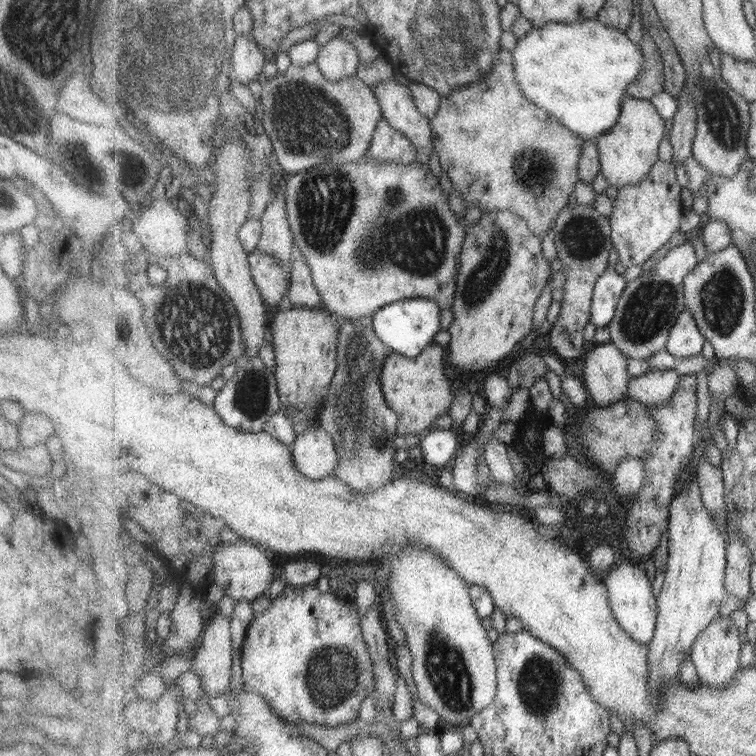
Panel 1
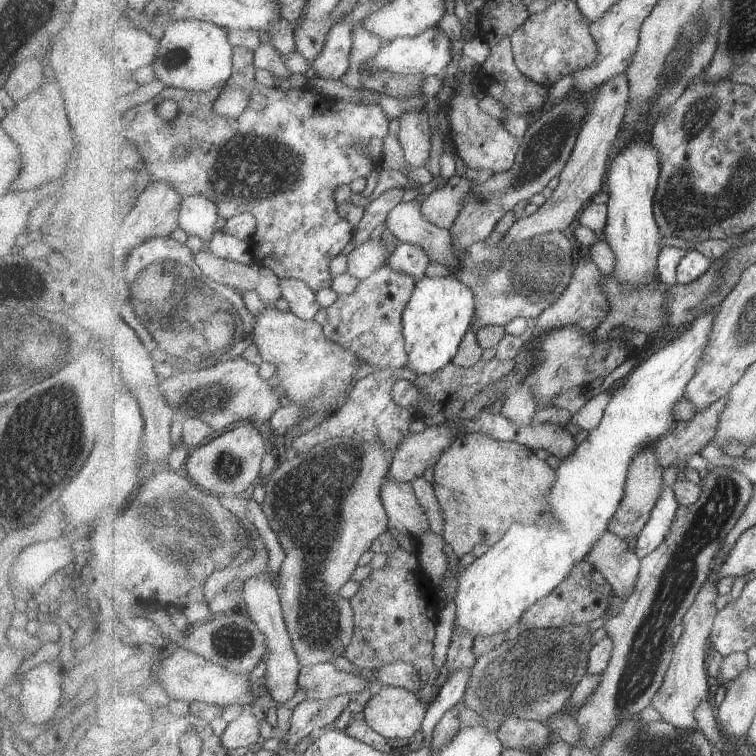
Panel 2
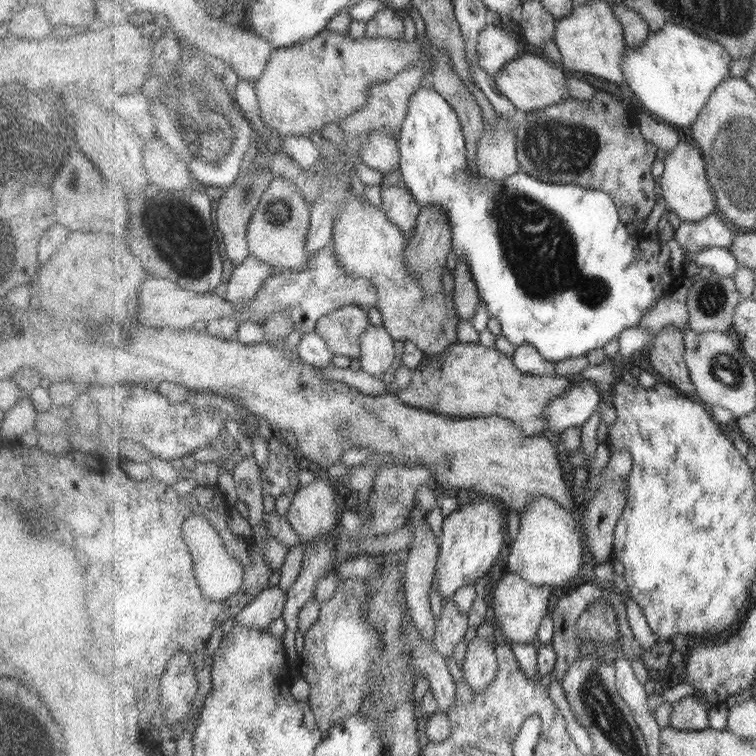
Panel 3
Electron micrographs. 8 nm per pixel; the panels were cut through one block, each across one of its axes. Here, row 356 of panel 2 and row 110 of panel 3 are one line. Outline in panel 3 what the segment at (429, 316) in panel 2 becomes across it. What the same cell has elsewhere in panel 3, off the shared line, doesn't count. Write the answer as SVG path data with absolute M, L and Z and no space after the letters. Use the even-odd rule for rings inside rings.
M420 88L410 98L410 112L406 116L403 126L400 128L399 135L399 150L401 153L400 158L400 183L410 189L415 197L415 200L423 208L425 206L438 206L444 210L446 217L451 225L453 233L453 246L452 251L456 255L456 260L459 258L466 258L466 261L471 267L471 274L475 277L475 283L479 287L480 300L483 303L487 303L487 309L489 309L489 317L491 319L499 319L499 323L502 326L502 334L507 337L507 340L514 346L525 345L525 343L535 346L537 351L543 356L543 358L559 362L560 360L567 360L571 358L579 358L586 356L591 350L603 349L603 346L611 340L618 340L621 338L621 332L627 330L626 328L639 327L639 322L643 320L645 312L653 306L653 304L659 304L659 300L671 296L673 292L677 292L687 280L691 280L693 284L699 280L698 275L694 274L690 277L684 275L684 268L694 263L701 267L709 267L713 274L719 274L719 276L733 277L737 274L737 268L739 268L738 260L729 248L719 248L714 246L713 248L704 248L695 254L687 252L681 244L673 237L662 242L649 242L649 240L640 240L637 237L631 237L631 234L627 232L627 226L625 221L618 211L618 205L614 201L614 197L602 190L587 190L587 188L581 188L581 186L575 186L575 184L567 184L567 186L557 186L557 184L547 184L542 180L537 180L529 174L514 174L511 178L505 180L491 180L483 179L482 176L475 176L470 170L468 165L468 148L466 145L466 136L464 135L462 124L459 120L457 111L437 92L434 88Z

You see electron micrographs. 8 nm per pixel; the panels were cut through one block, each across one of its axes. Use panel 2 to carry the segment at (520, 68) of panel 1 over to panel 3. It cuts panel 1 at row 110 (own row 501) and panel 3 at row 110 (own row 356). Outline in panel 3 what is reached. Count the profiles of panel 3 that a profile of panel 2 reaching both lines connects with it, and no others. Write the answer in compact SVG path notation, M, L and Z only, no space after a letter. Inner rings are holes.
M667 23L661 30L653 31L647 38L646 41L637 48L627 47L625 51L625 56L622 60L622 69L623 75L625 75L625 81L627 86L630 88L630 91L636 95L636 98L640 100L640 104L643 104L642 111L651 112L653 116L661 119L667 124L671 124L675 127L681 126L691 126L701 114L703 108L706 107L708 100L711 98L711 95L714 94L715 89L723 81L731 78L731 66L730 64L734 61L734 58L731 56L731 53L725 48L725 45L721 44L715 39L709 37L701 36L698 32L695 32L692 28L684 27L683 25L678 25L675 23Z

